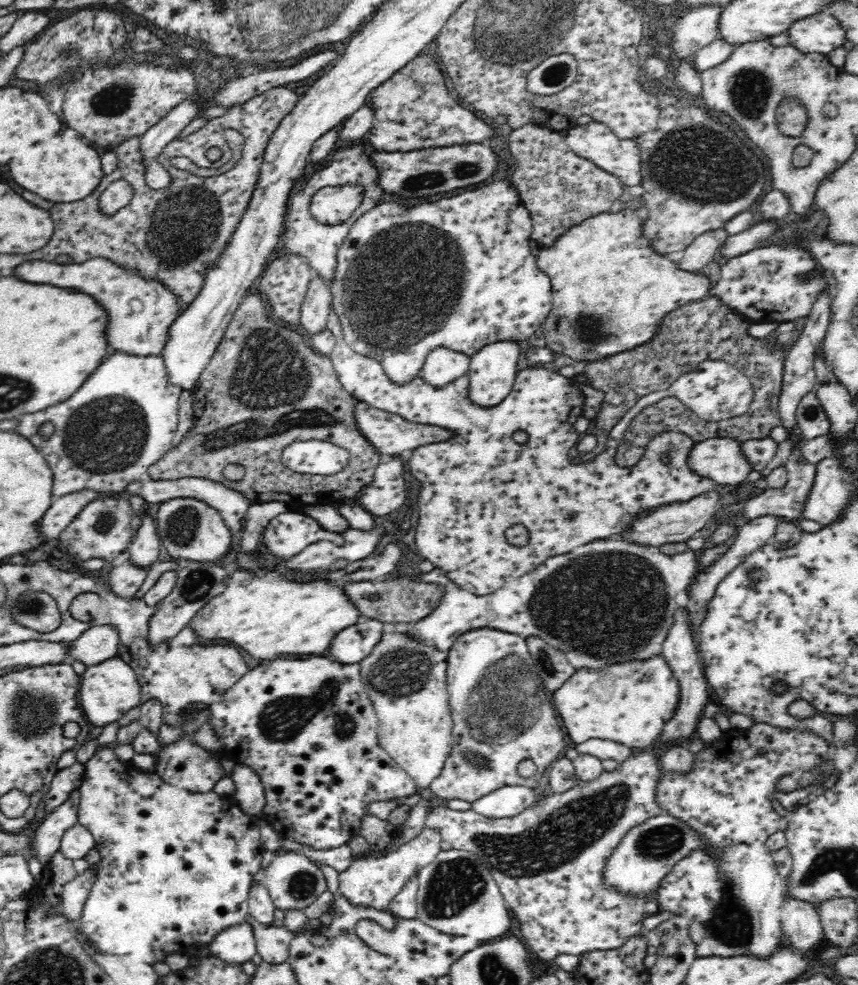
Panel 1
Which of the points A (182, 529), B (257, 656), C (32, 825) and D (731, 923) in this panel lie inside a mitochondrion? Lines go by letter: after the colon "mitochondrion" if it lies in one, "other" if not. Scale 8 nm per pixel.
A: mitochondrion
B: other
C: other
D: mitochondrion

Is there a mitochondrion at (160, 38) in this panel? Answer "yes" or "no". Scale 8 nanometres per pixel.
no

